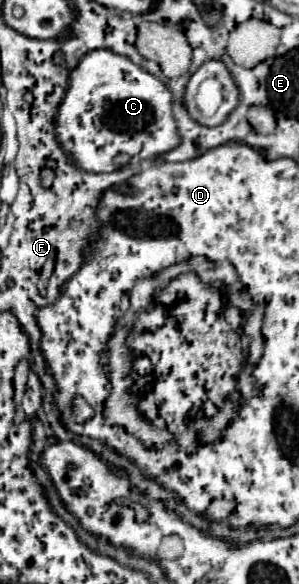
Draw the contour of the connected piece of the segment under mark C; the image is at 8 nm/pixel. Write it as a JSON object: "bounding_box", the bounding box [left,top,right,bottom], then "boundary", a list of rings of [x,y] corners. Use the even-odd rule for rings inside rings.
{"bounding_box":[55,50,179,172],"boundary":[[[93,50],[85,54],[69,72],[69,86],[55,116],[55,138],[69,160],[85,172],[113,172],[121,166],[135,166],[141,158],[153,158],[179,144],[167,86],[129,58],[111,50]]]}

